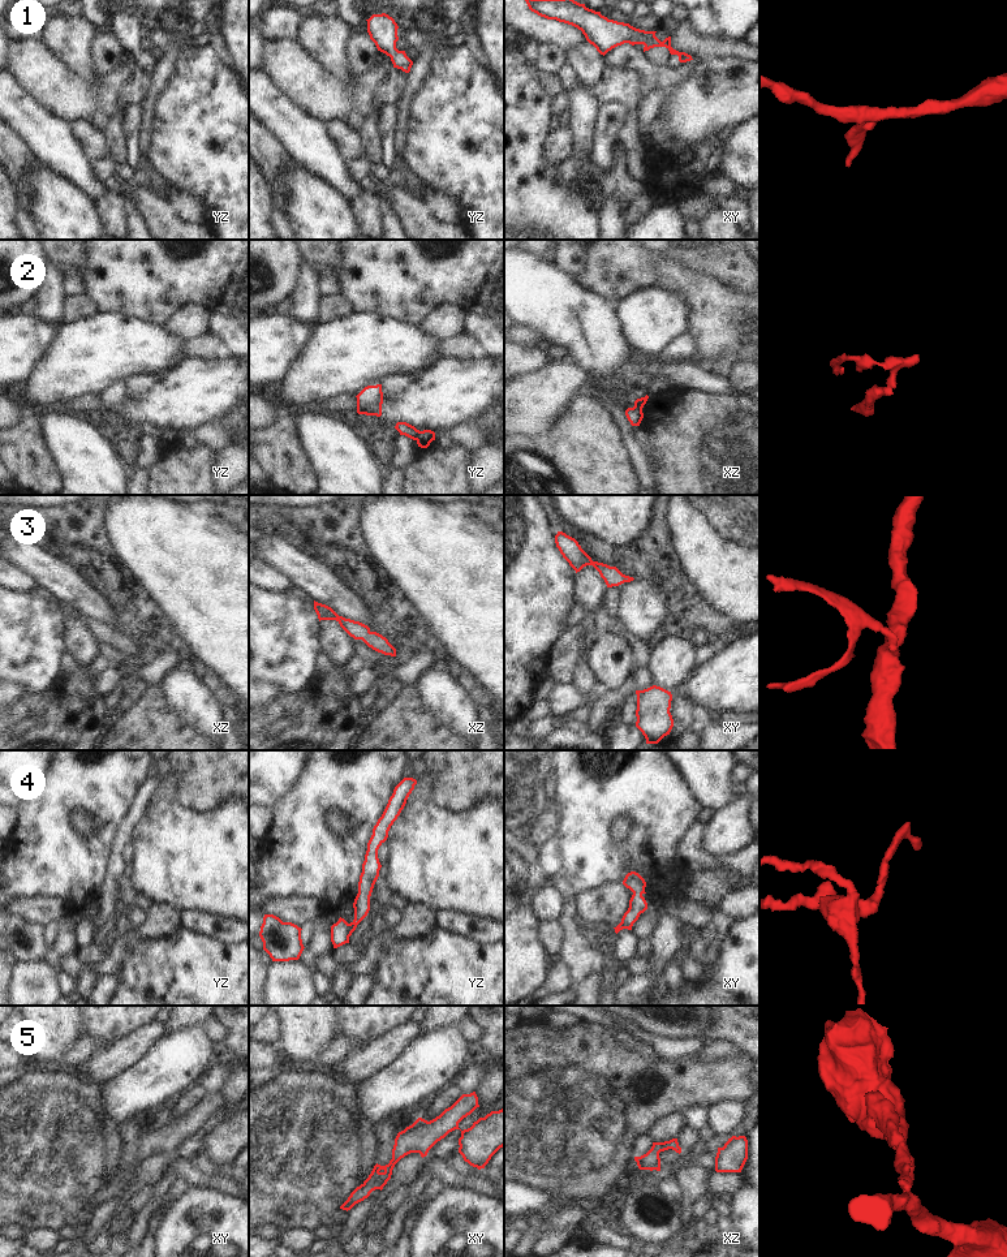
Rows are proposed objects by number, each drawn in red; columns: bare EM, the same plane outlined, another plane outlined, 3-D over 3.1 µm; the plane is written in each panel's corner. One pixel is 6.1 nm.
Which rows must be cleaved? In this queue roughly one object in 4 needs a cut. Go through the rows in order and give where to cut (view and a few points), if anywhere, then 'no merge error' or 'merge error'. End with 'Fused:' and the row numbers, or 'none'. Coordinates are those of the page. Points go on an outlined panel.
1: no cut | no merge error
2: yz (421, 431), (416, 439) | merge error
3: no cut | no merge error
4: no cut | no merge error
5: no cut | no merge error
Fused: 2

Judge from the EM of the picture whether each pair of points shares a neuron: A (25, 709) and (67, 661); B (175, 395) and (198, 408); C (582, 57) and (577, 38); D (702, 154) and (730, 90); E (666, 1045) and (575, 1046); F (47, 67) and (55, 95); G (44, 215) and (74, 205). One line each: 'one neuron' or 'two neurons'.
A: two neurons
B: one neuron
C: two neurons
D: two neurons
E: two neurons
F: one neuron
G: one neuron

